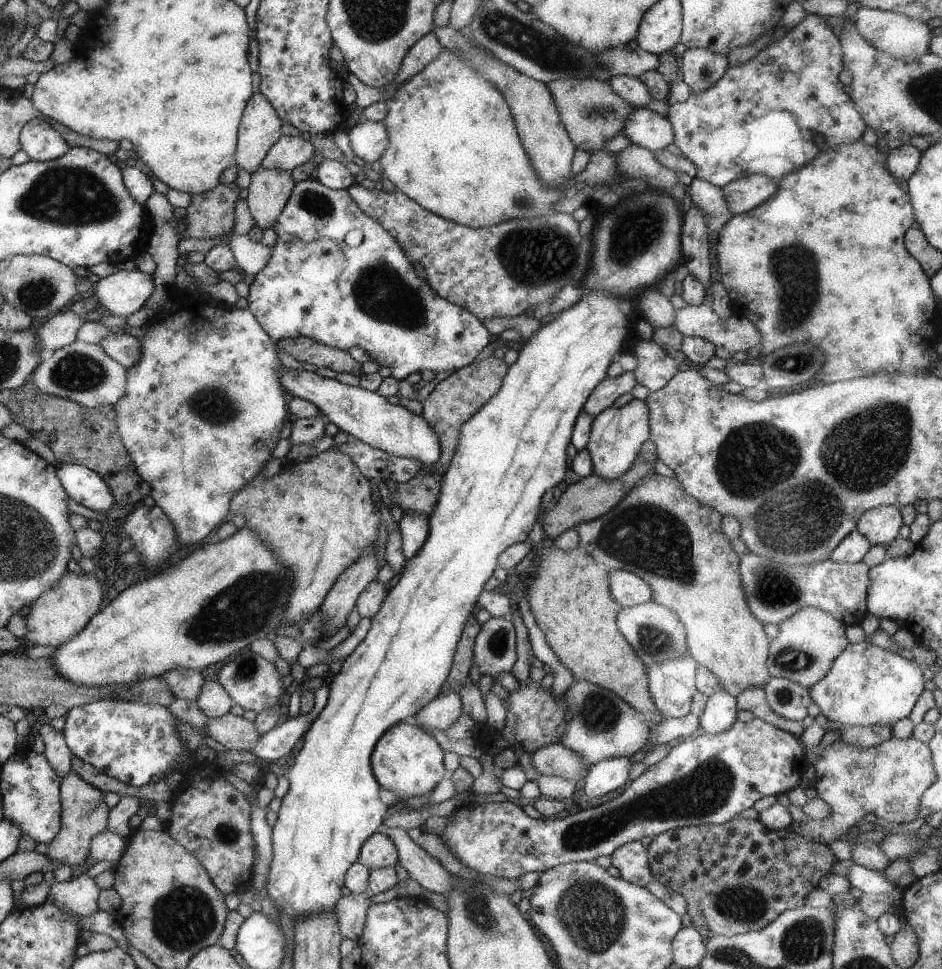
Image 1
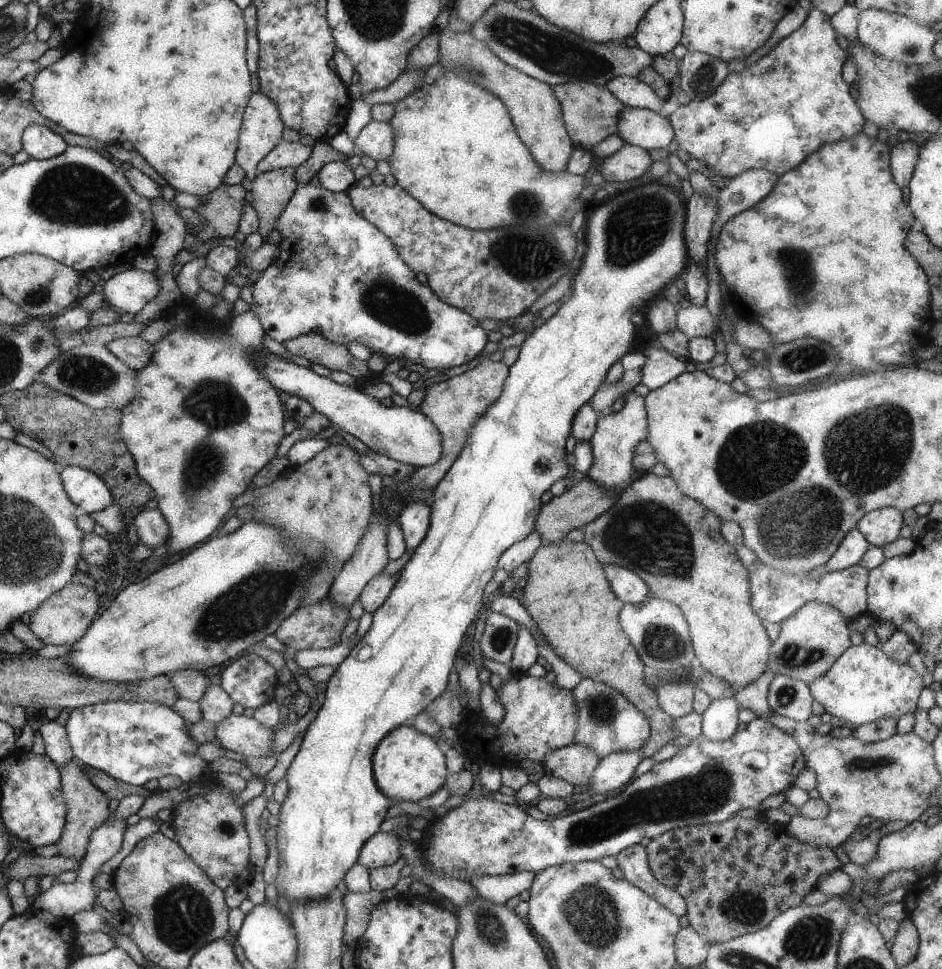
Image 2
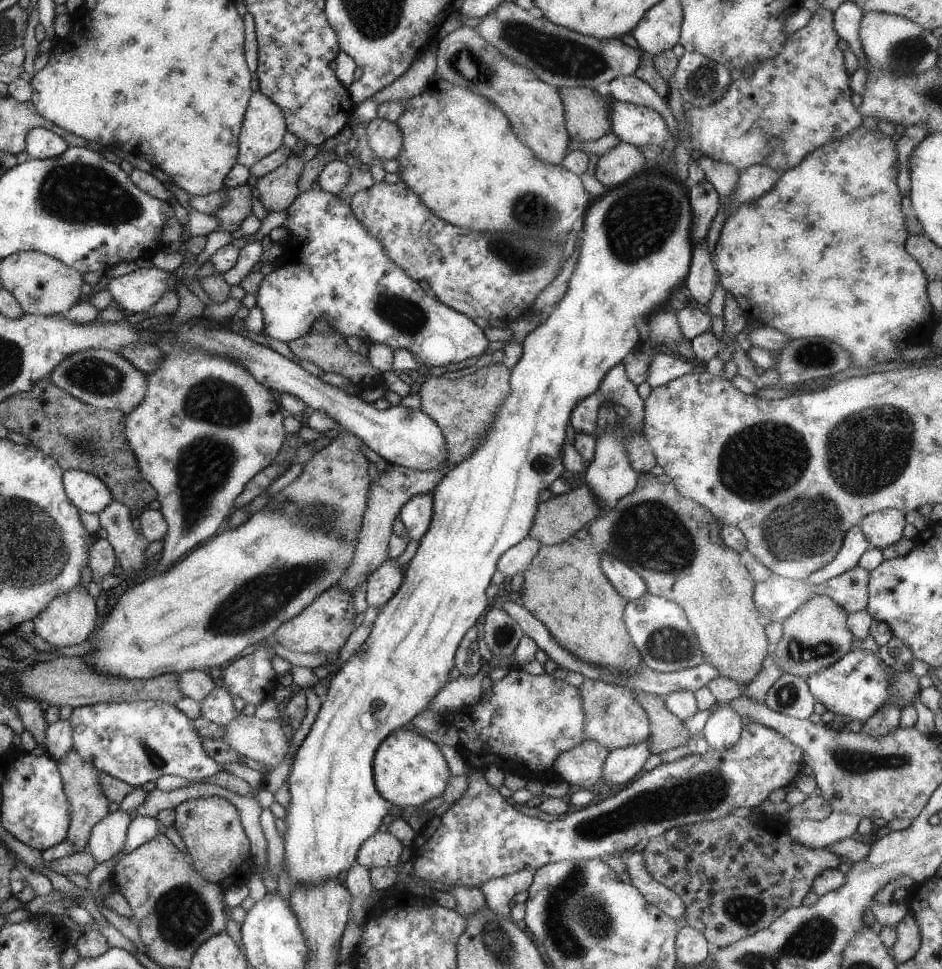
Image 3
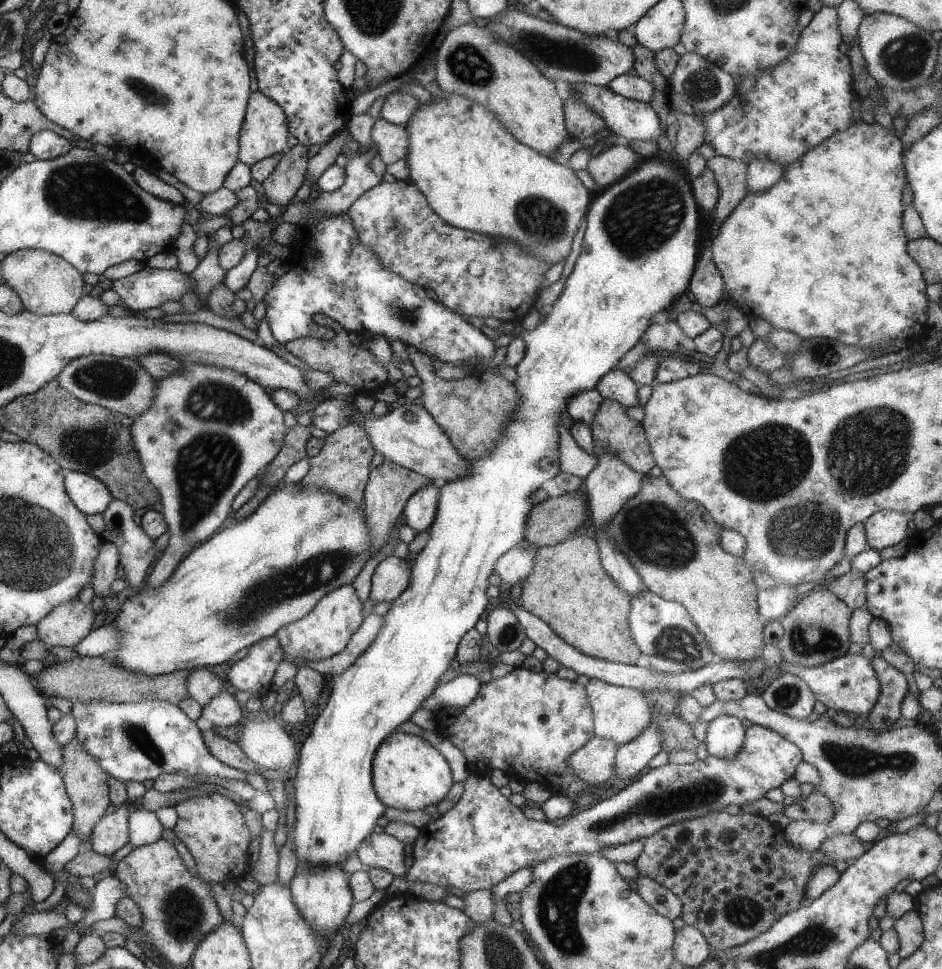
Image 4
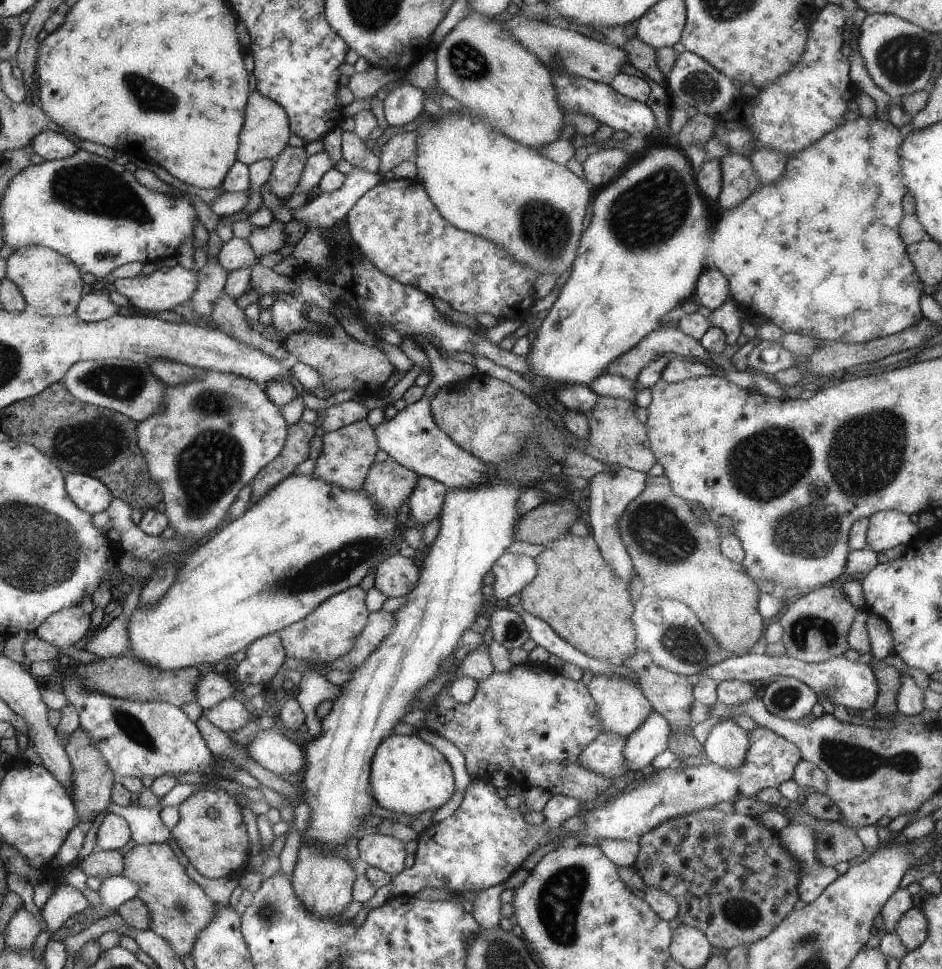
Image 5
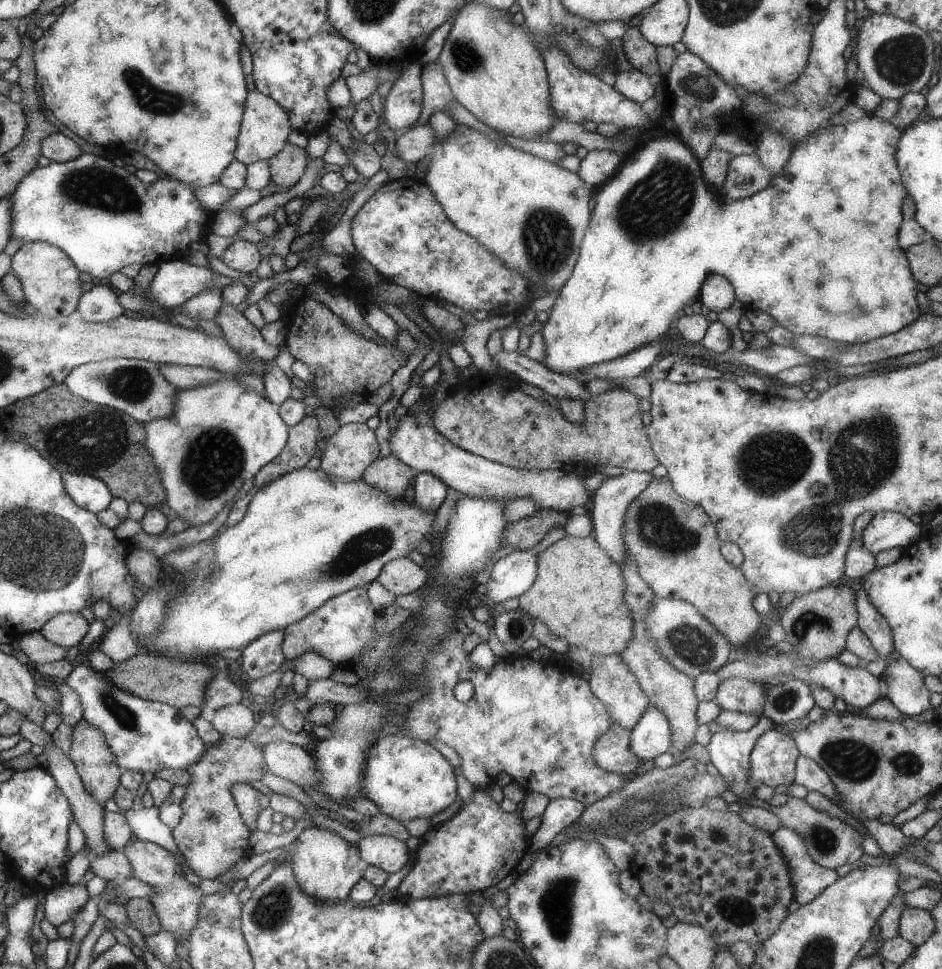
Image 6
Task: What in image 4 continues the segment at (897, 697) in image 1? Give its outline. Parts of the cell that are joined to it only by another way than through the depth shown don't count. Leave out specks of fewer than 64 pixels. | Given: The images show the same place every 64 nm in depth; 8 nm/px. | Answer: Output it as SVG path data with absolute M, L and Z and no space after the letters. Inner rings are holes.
M845 654L817 668L793 668L789 674L801 678L805 686L809 686L815 702L821 702L825 708L835 710L835 714L857 714L857 718L865 716L871 712L881 696L881 682L877 680L873 660L863 654Z

